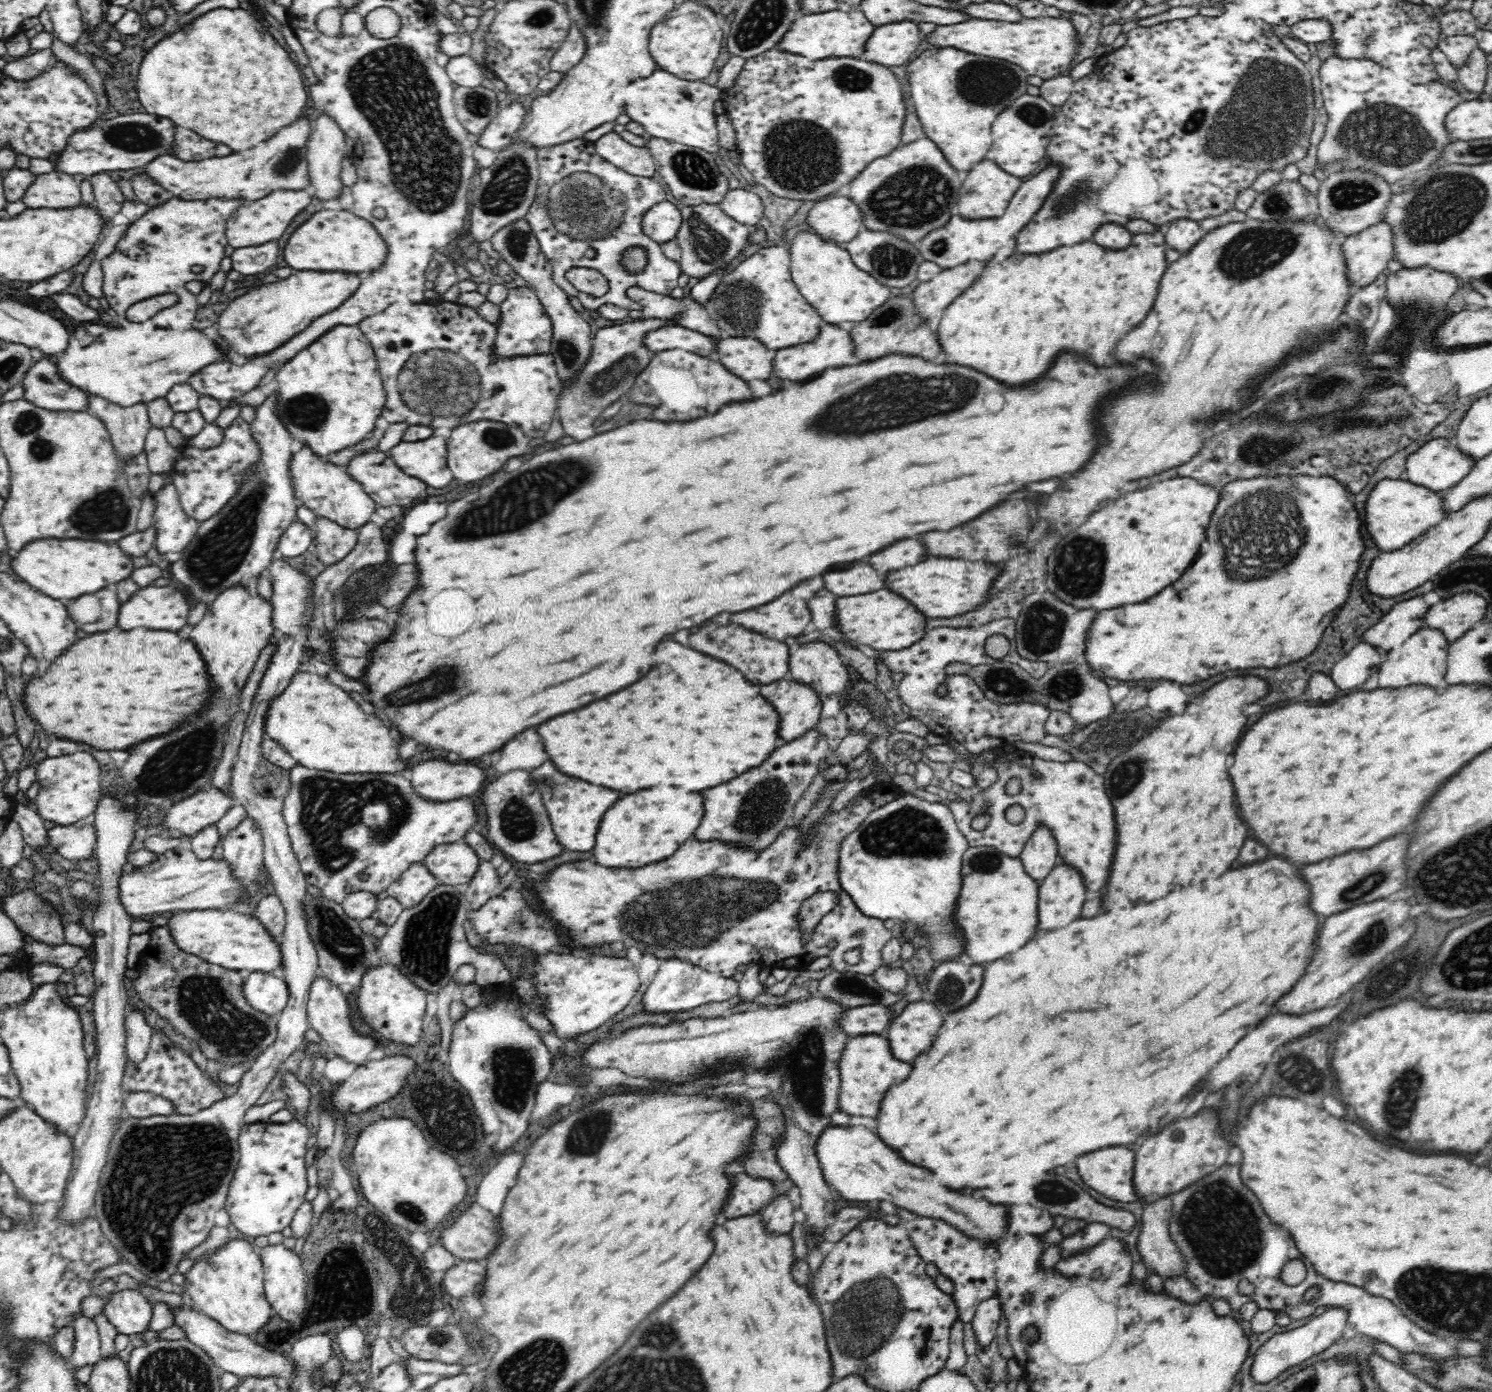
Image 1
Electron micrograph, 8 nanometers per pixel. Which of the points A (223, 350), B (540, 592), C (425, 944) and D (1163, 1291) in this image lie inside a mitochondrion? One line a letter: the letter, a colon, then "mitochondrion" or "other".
A: other
B: other
C: mitochondrion
D: other

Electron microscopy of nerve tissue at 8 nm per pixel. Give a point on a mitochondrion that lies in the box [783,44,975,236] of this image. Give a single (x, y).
(910, 199)

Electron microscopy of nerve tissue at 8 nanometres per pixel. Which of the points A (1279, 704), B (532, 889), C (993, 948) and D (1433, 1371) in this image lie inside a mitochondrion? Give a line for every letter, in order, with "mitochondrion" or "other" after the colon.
A: other
B: other
C: other
D: mitochondrion

